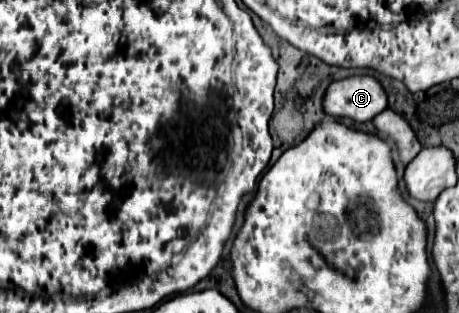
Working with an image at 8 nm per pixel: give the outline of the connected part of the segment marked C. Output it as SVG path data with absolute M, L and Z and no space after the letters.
M372 76L344 78L328 86L322 110L334 118L368 122L386 110L386 92Z

